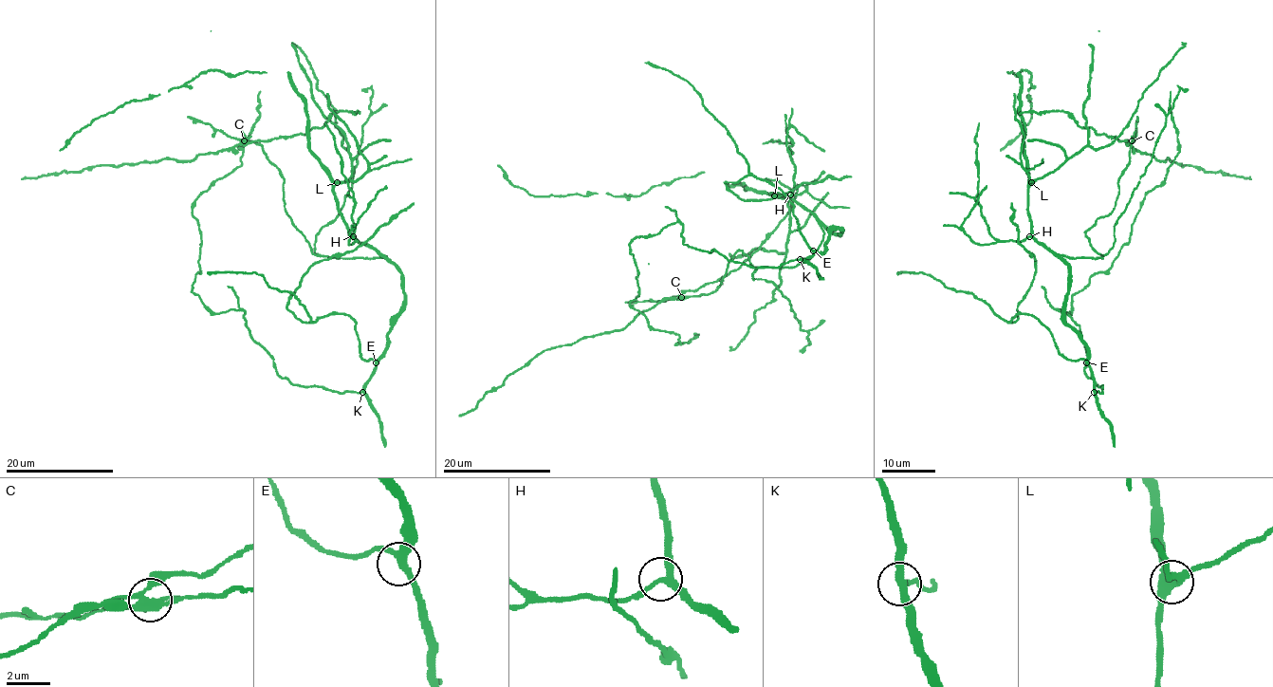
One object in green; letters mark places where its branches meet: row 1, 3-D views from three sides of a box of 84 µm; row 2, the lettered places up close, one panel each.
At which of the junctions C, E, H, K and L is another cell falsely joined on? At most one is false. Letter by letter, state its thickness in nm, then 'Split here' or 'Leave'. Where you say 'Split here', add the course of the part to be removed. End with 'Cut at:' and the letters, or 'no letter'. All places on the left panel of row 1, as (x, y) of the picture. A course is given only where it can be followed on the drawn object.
C: Thickness 380 nm. Split here. Course of the part to remove: (244, 140), (214, 153), (199, 154), (193, 160), (163, 158), (116, 166), (100, 165), (21, 179)
E: Thickness 340 nm. Leave
H: Thickness 280 nm. Leave
K: Thickness 280 nm. Leave
L: Thickness 400 nm. Leave
Cut at: C

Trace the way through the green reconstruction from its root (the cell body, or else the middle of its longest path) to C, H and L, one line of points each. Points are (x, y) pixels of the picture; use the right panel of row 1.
C: (1067, 324), (1068, 264), (1063, 257), (1103, 257), (1086, 232), (1113, 209), (1132, 140)
H: (1067, 324), (1064, 306), (1068, 266), (1029, 236)
L: (1067, 324), (1064, 306), (1068, 266), (1032, 234), (1028, 212), (1028, 185), (1031, 182)

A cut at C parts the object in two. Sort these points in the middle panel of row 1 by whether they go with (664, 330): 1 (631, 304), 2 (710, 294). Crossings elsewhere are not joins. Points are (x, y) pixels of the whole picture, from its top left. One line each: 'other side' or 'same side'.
1: same side
2: same side

